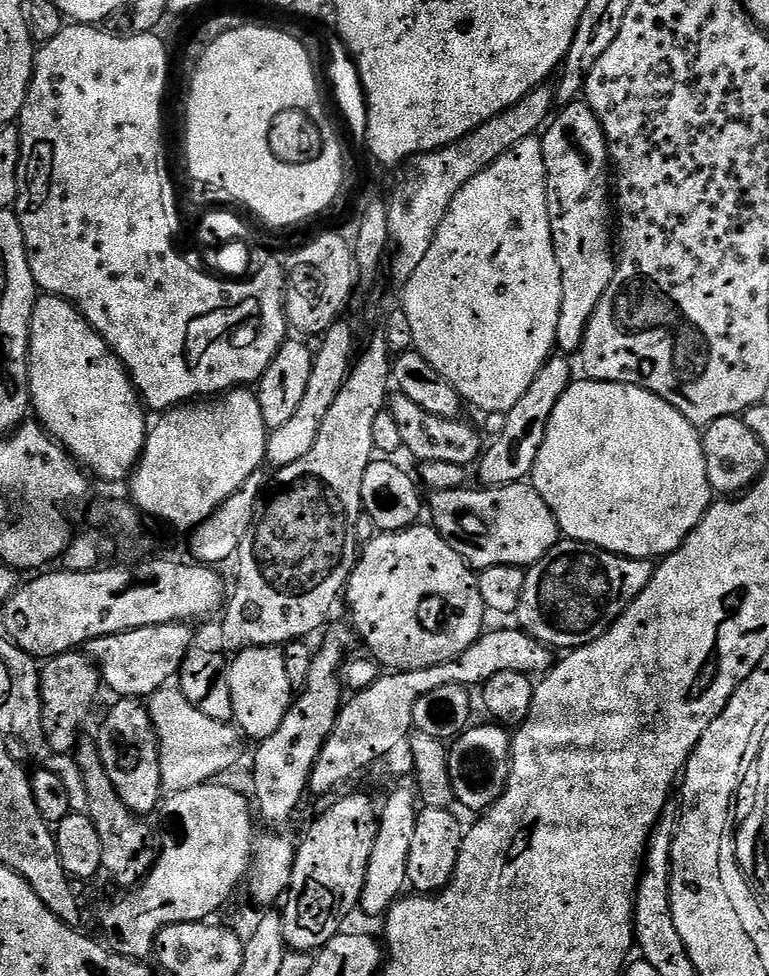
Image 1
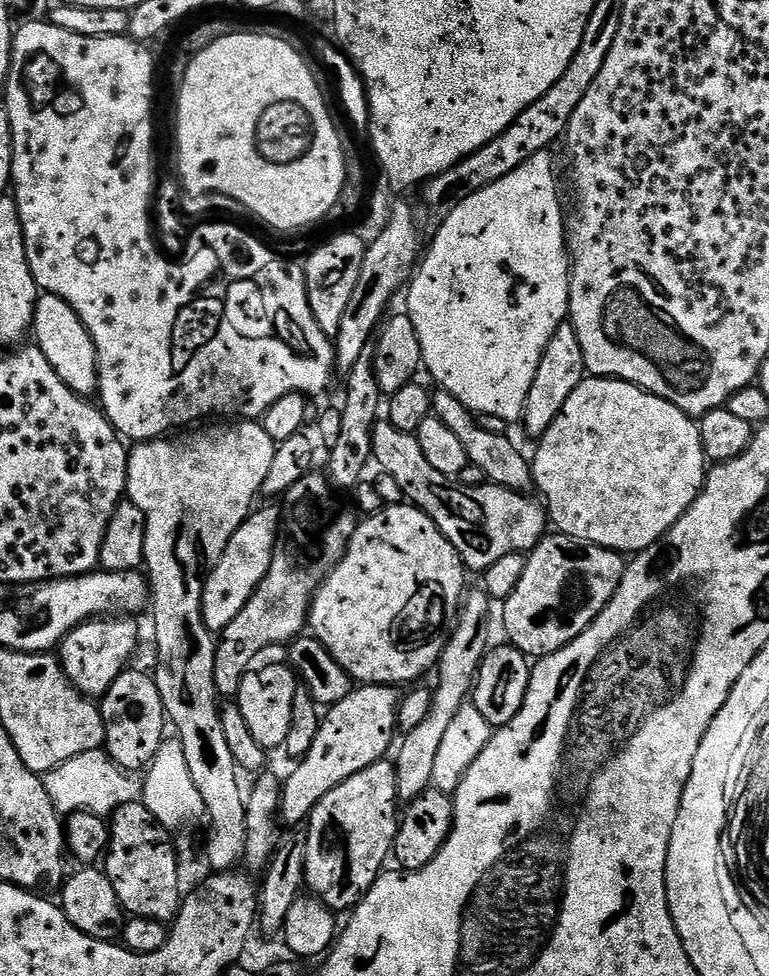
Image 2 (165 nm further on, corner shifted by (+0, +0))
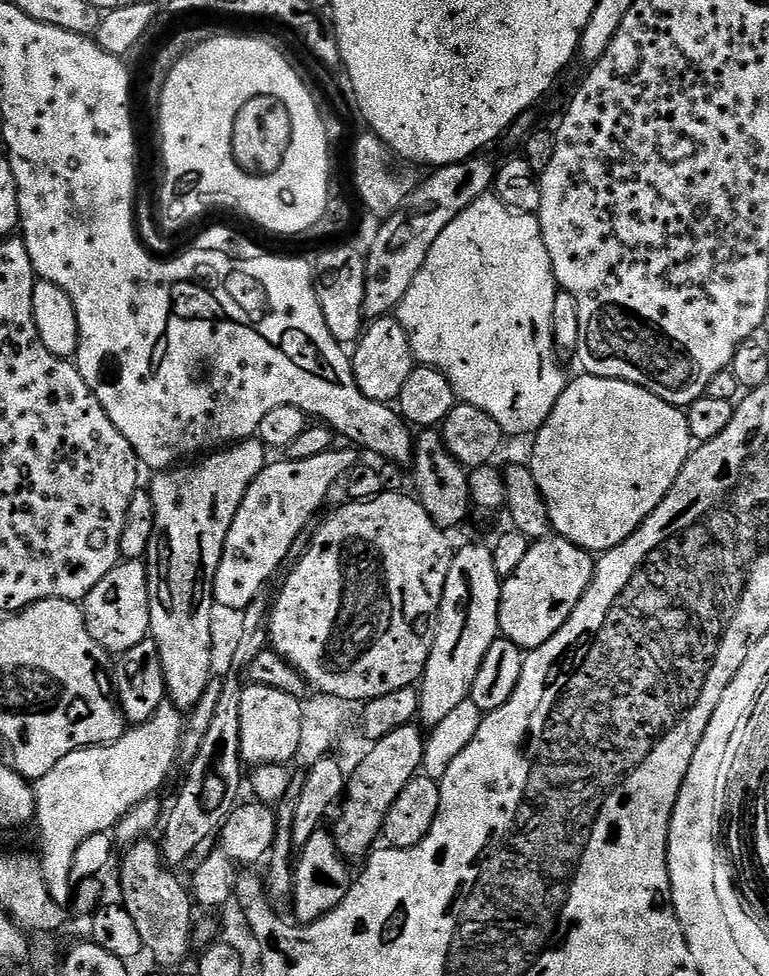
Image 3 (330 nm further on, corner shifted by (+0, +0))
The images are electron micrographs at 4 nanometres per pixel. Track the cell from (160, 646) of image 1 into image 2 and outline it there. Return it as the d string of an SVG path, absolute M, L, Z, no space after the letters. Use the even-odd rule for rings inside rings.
M279 507L259 508L249 512L242 526L238 526L222 558L212 567L208 579L204 581L202 610L206 626L213 634L223 632L226 626L230 626L230 622L234 622L234 618L238 618L238 614L242 614L258 590L262 578L266 578L266 570L270 570L276 541L282 531L282 512Z

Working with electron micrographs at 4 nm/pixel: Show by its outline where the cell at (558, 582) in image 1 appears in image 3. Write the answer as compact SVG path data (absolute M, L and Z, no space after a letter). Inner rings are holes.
M555 534L546 540L529 543L526 558L514 570L512 576L503 581L500 589L500 631L503 639L514 642L519 648L531 650L542 646L567 622L574 606L578 604L596 575L596 560L593 553L579 548L574 542Z

